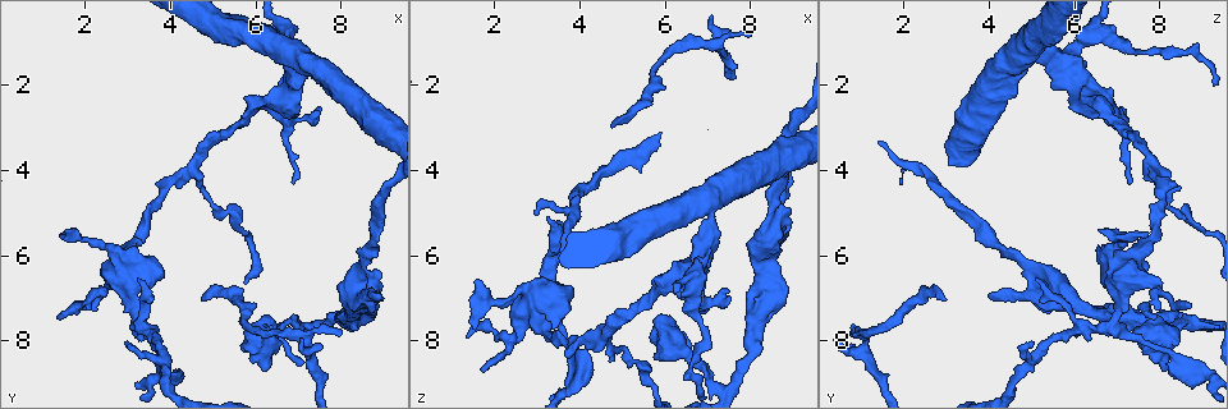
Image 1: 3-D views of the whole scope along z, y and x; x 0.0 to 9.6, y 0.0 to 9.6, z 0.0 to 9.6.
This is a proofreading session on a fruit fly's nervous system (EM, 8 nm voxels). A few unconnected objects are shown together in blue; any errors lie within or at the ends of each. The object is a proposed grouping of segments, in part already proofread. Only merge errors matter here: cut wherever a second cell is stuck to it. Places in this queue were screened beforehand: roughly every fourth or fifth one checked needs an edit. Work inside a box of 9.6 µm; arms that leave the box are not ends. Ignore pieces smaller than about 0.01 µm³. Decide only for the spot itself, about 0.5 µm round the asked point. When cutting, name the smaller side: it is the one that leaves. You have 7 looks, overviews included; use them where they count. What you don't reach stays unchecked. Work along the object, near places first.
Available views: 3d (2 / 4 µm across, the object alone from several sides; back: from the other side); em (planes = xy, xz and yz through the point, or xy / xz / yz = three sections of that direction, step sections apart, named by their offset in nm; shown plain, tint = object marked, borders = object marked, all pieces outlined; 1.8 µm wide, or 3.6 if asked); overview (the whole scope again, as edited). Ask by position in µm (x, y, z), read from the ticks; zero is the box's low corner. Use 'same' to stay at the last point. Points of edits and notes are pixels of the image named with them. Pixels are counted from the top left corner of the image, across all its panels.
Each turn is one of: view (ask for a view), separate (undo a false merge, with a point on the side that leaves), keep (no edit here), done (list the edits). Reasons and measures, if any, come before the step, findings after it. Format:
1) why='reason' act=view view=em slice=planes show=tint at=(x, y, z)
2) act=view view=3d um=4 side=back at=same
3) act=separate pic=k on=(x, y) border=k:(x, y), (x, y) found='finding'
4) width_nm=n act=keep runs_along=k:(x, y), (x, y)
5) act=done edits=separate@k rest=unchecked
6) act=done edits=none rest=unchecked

why='side arm on a straight run' act=view view=em slice=yz step=16 show=tint at=(8.25, 7.35, 7.10)

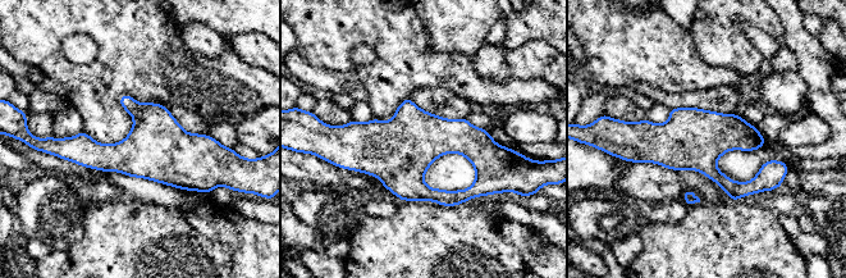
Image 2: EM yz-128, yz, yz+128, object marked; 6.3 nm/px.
why='cut it another way' act=view view=em slice=planes show=borders at=same

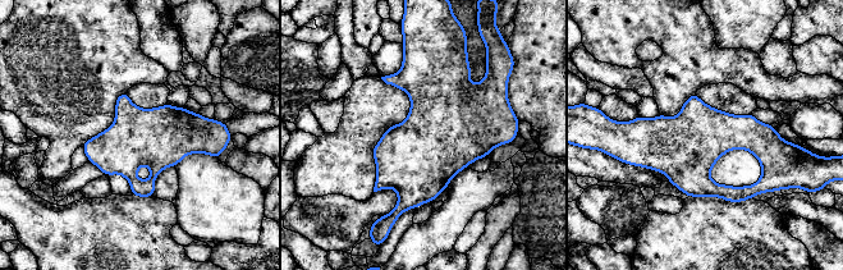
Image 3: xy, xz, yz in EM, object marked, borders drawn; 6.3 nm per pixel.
width_nm=380 act=keep found='continuous, no second cell'

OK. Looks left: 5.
why='arms part here' act=view view=3d um=4 side=back at=(7.20, 7.65, 9.15)

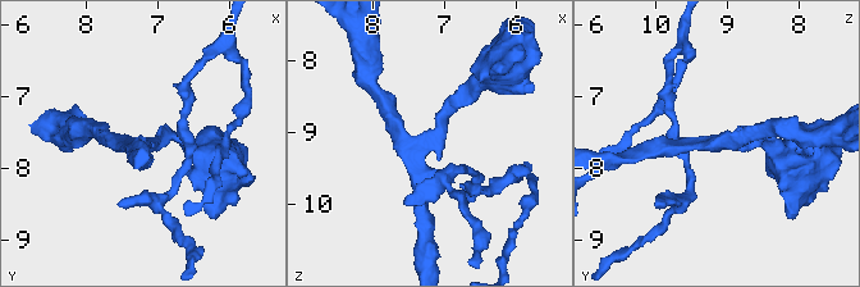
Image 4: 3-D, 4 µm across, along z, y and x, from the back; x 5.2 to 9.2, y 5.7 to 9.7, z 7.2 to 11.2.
why='shape alone is not enough' act=view view=em slice=xz step=4 show=tint at=(7.25, 7.65, 9.15)

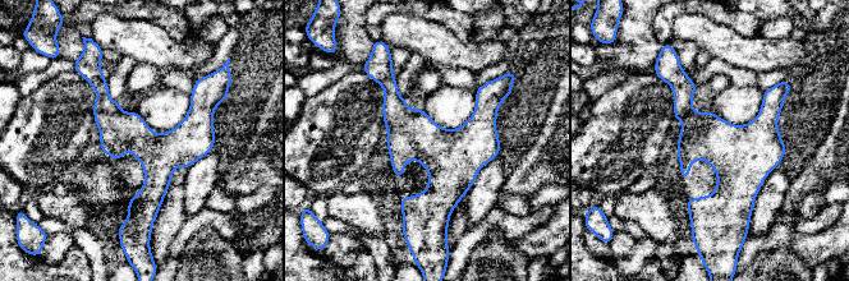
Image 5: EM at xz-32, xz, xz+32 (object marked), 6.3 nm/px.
why='another direction' act=view view=em slice=planes show=tint at=same

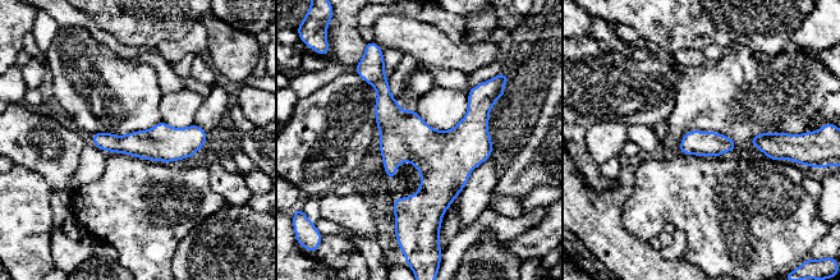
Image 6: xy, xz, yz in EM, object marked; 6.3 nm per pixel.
act=keep runs_along=6:(203, 134), (180, 143), (95, 137) found='all the same cell'

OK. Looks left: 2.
act=view view=3d um=4 at=(4.55, 4.05, 7.80)

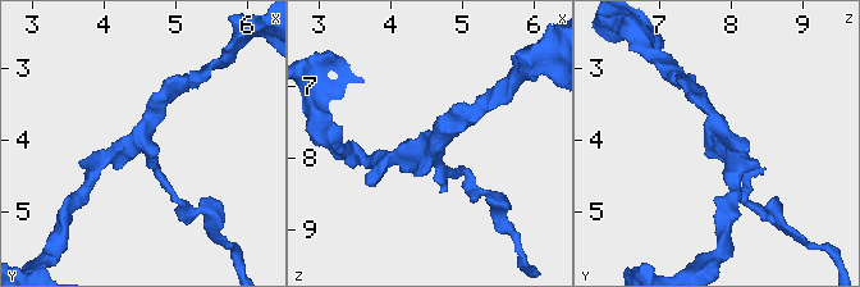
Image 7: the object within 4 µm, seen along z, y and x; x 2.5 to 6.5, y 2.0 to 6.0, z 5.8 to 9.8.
why='need the tissue' act=view view=em slice=planes show=tint at=(4.50, 4.00, 7.90)

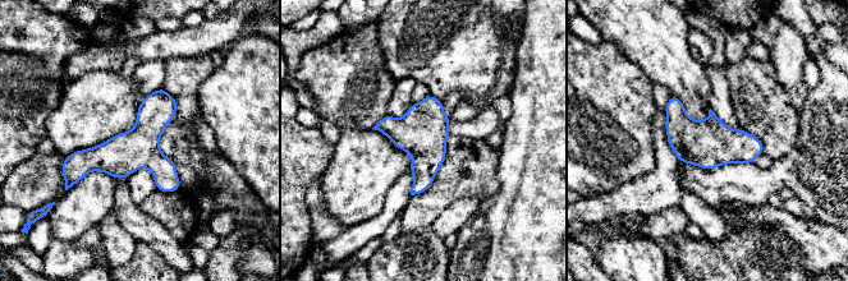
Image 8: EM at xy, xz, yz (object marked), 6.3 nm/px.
act=keep runs_along=8:(173, 102), (118, 157), (65, 167) found='continuous, no second cell'

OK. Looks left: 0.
act=done edits=none rest=unchecked

